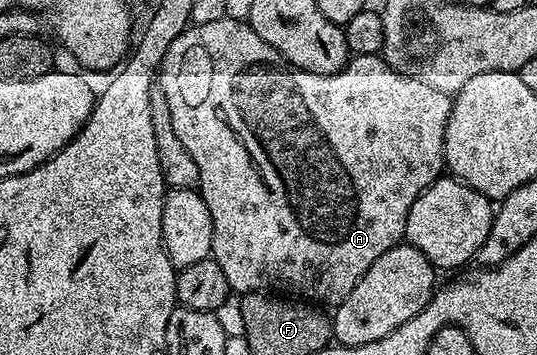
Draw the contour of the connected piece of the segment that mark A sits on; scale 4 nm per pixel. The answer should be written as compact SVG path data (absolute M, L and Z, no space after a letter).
M225 16L212 23L189 25L180 33L178 40L166 48L166 56L158 68L158 90L166 96L166 104L170 104L170 120L174 124L174 132L178 132L178 140L182 140L186 152L194 156L194 164L198 164L198 189L202 200L206 200L206 208L210 208L214 228L210 256L225 273L229 291L236 293L237 290L240 296L273 290L328 308L339 306L350 292L354 292L354 284L366 276L370 264L374 264L382 252L390 252L390 248L405 241L406 220L414 200L418 200L420 193L430 188L430 184L434 184L446 170L444 137L452 111L452 98L446 92L438 92L438 88L430 88L430 84L421 78L400 73L380 54L355 55L337 74L311 74L292 66L277 50L270 48L270 44L266 44L266 40L262 40L247 21L240 19L239 22L232 16Z

